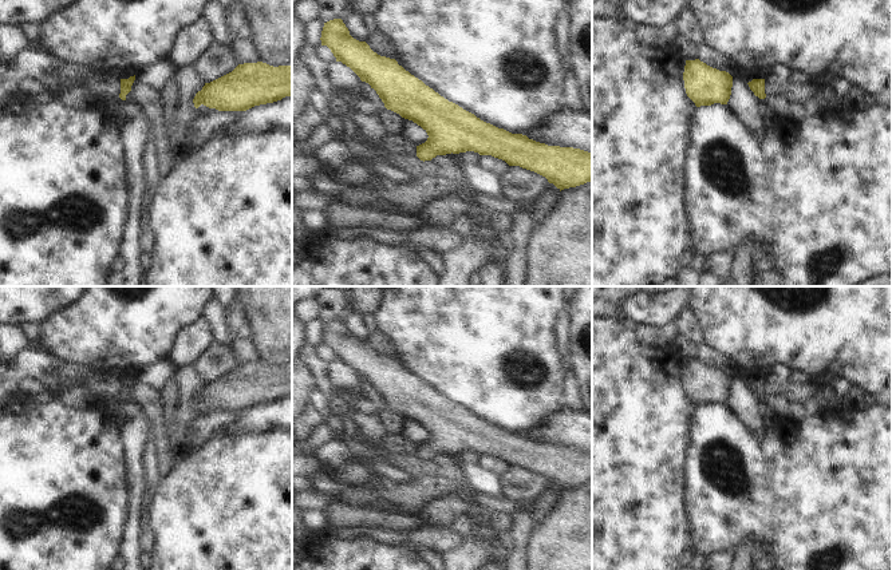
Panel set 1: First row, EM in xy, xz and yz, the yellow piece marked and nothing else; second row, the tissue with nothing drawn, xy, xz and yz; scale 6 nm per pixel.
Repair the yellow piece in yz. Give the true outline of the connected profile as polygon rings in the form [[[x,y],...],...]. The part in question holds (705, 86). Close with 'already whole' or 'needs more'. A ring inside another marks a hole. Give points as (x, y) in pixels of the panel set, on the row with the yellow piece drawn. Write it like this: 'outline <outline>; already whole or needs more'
outline [[[699,59],[686,60],[683,80],[686,94],[696,107],[714,103],[727,104],[730,99],[733,76]]]; already whole

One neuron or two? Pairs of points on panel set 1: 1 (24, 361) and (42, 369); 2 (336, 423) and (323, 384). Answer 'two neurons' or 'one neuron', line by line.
1: one neuron
2: one neuron

